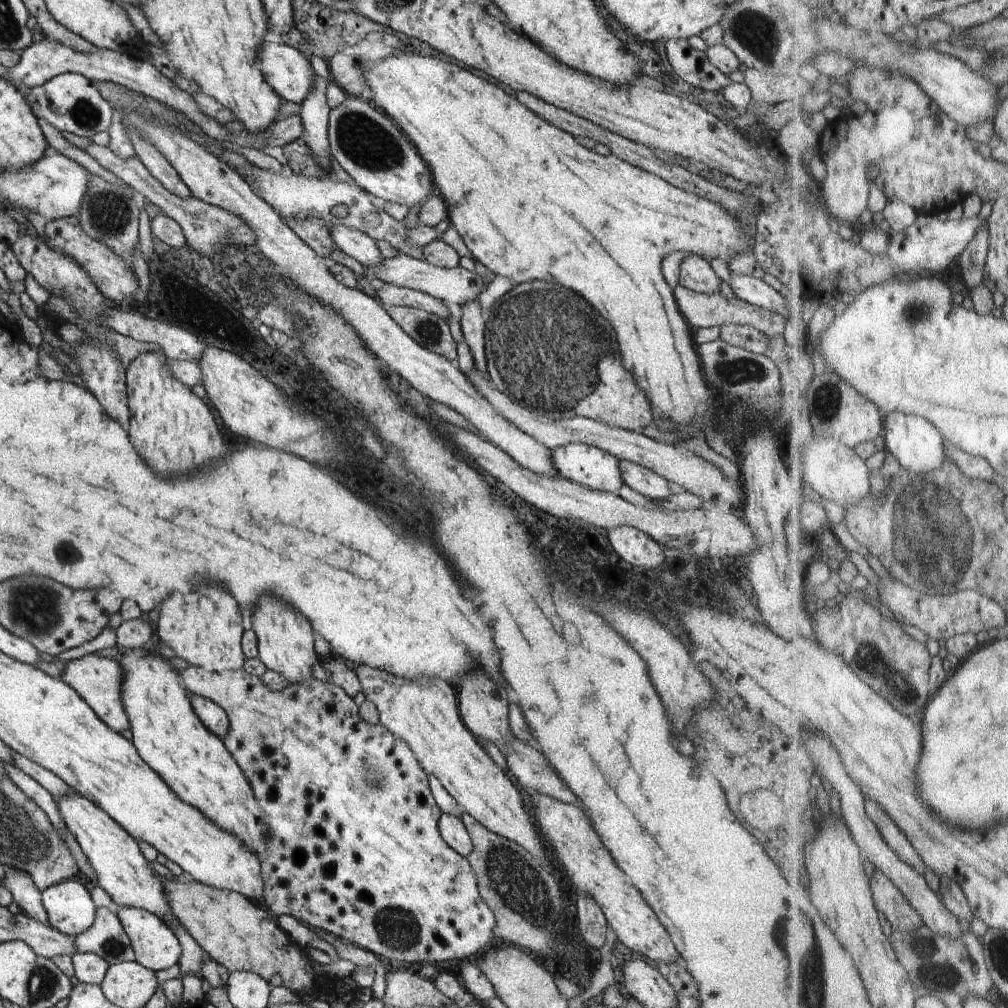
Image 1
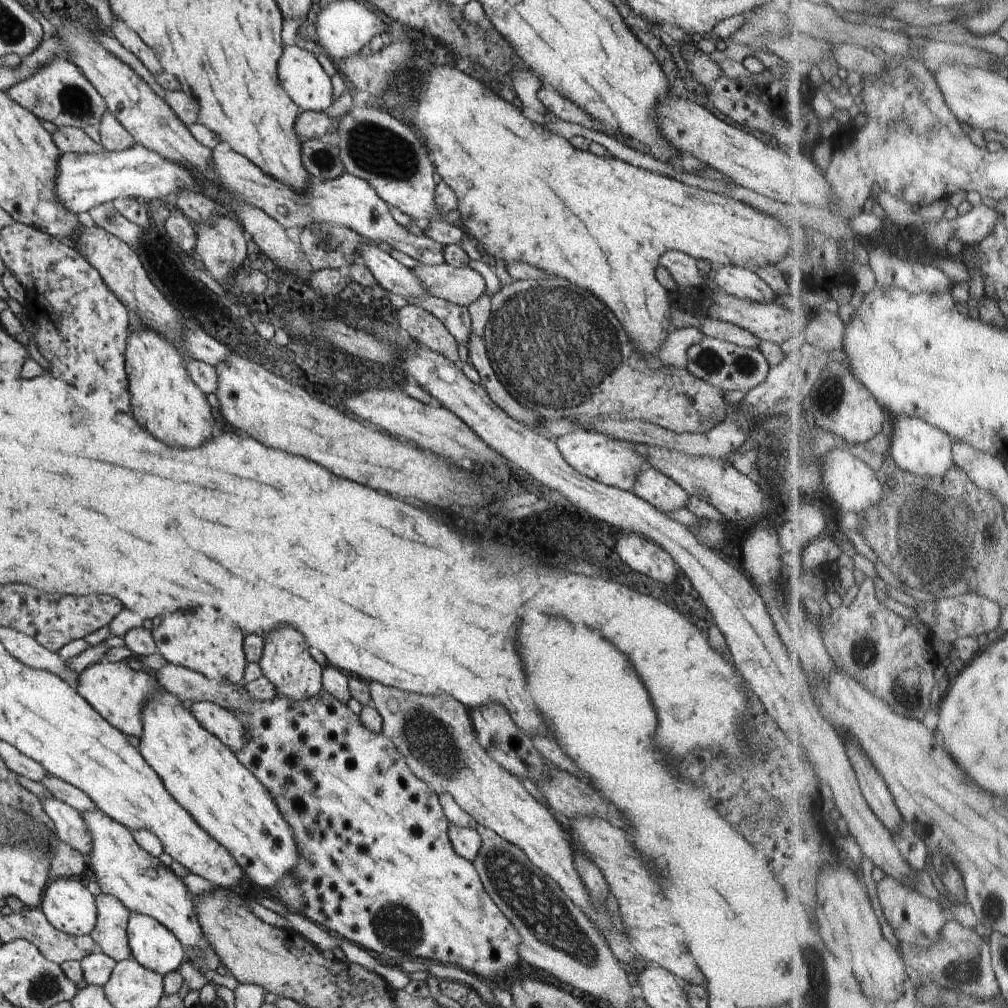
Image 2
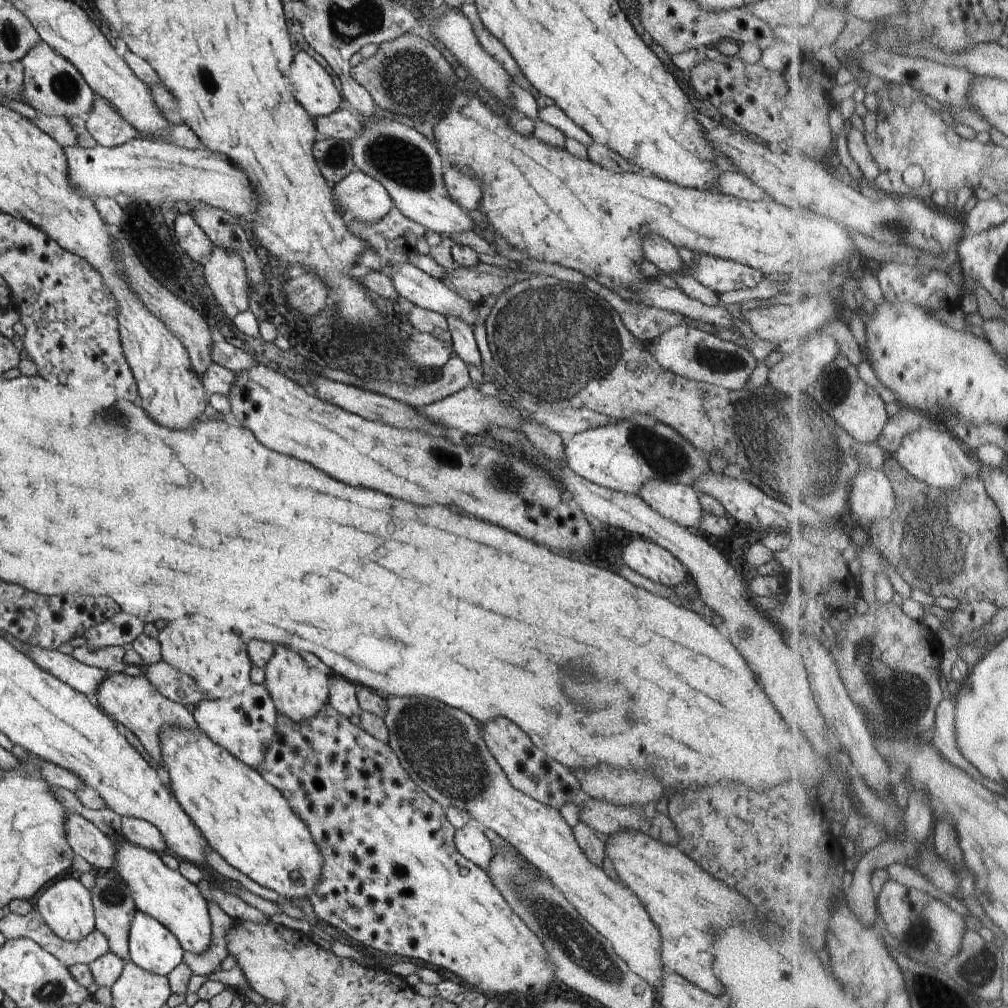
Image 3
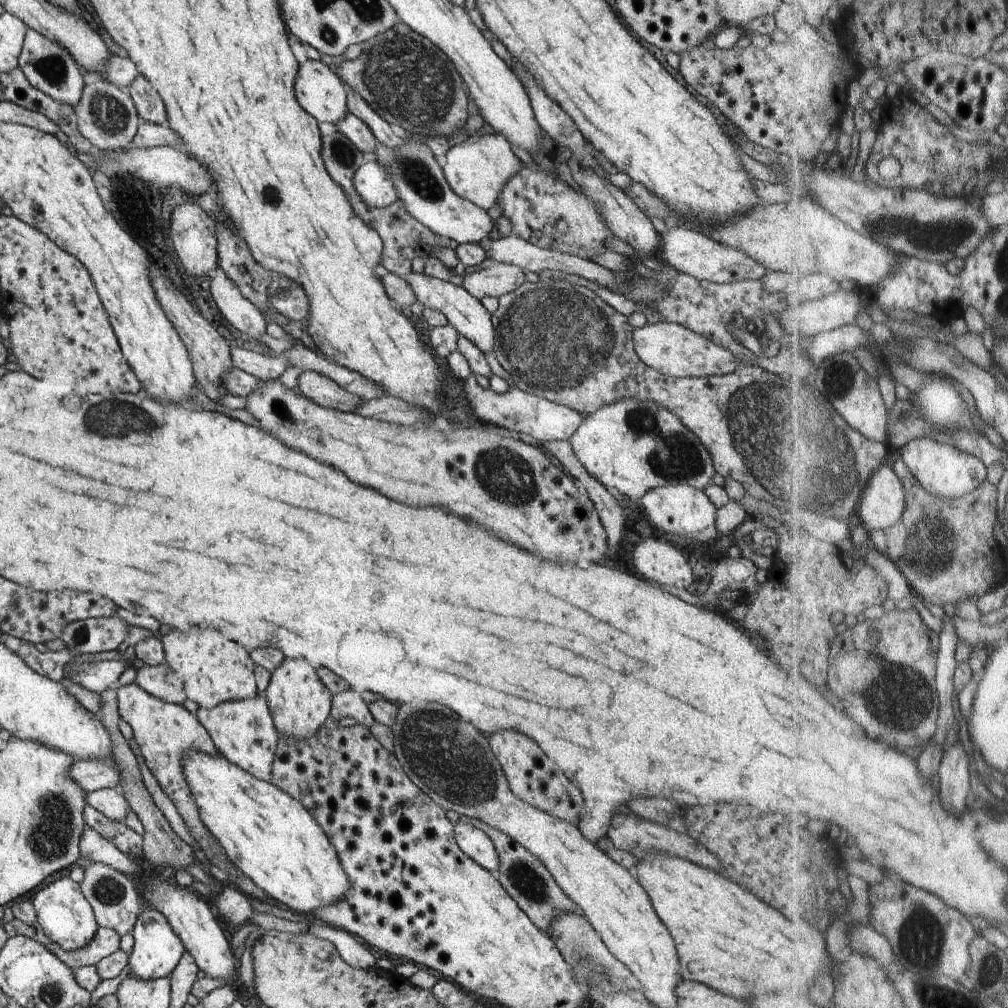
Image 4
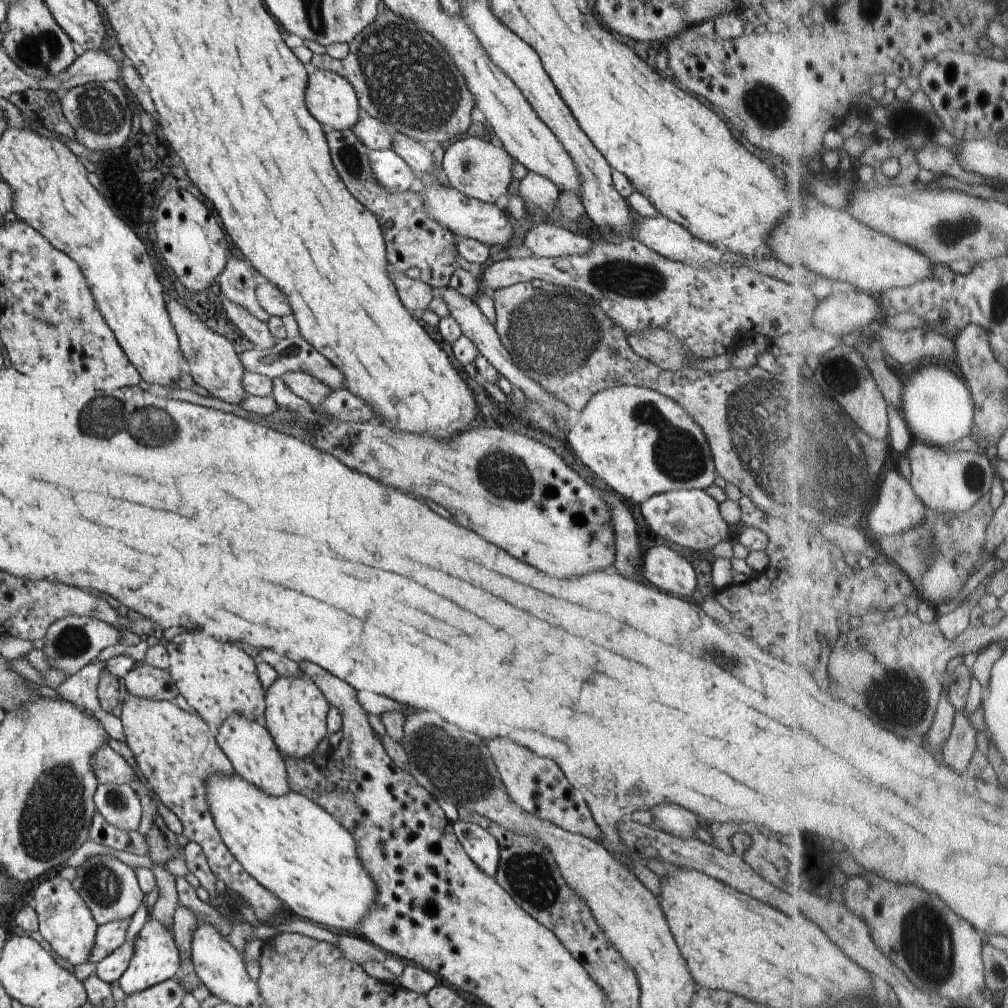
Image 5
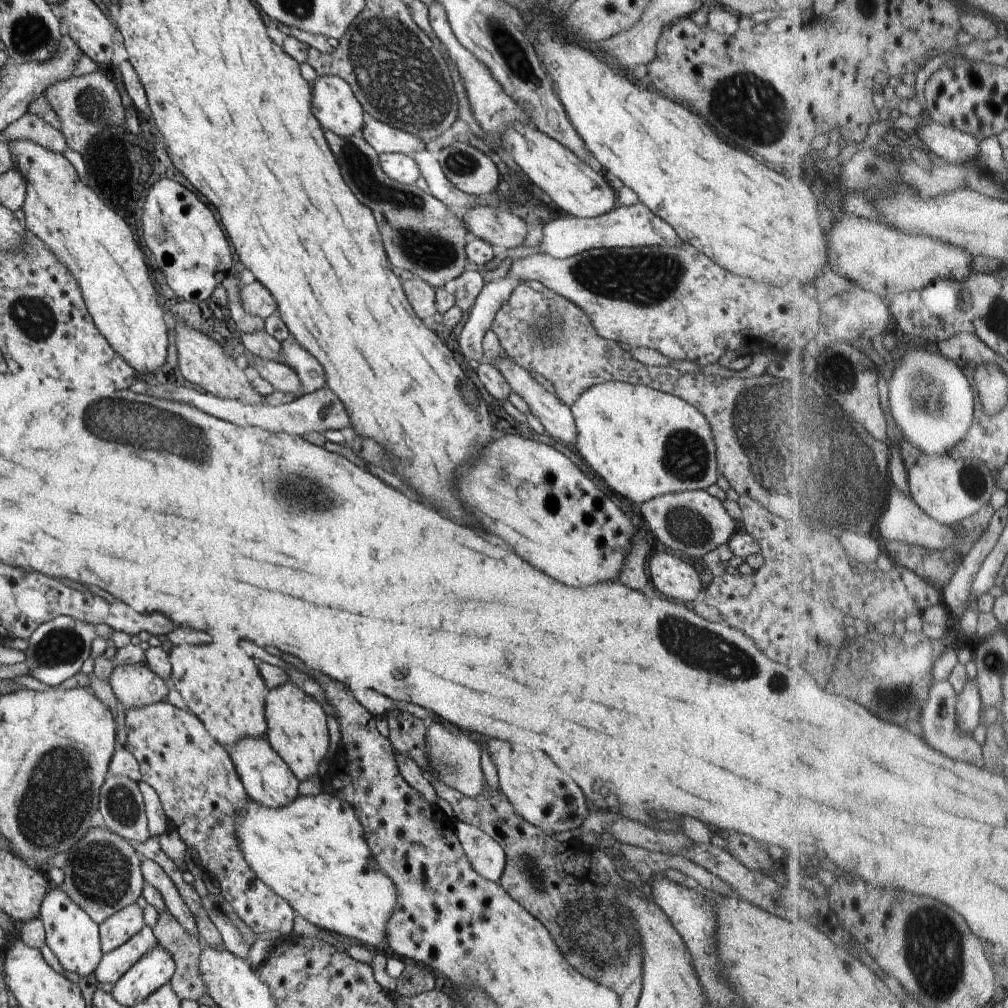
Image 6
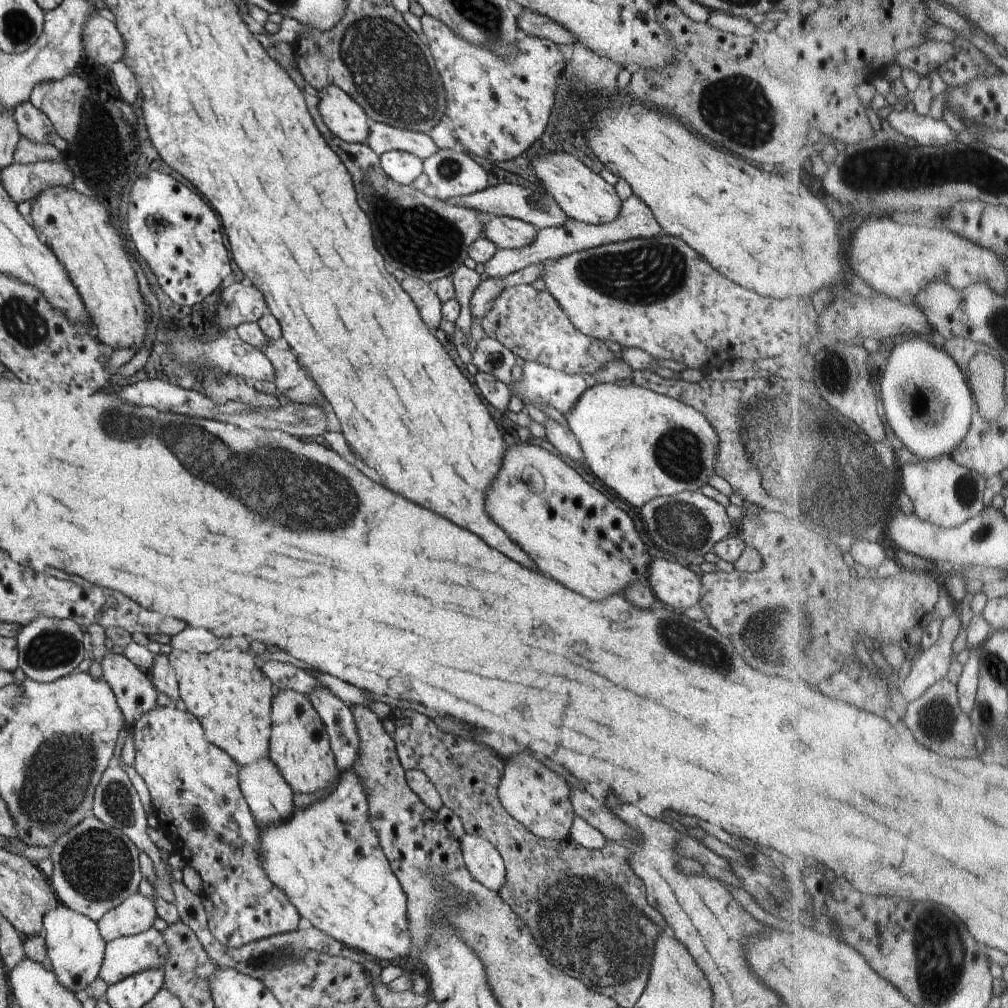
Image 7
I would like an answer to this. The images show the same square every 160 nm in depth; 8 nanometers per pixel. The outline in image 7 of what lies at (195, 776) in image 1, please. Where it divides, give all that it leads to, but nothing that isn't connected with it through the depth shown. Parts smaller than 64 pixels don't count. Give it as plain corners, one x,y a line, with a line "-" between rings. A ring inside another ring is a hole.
354,770
344,771
338,787
327,798
320,798
308,808
296,809
282,824
259,828
260,854
266,876
286,894
301,918
347,948
360,950
378,963
387,964
414,954
414,948
408,928
407,897
380,847
368,810
366,790
358,774

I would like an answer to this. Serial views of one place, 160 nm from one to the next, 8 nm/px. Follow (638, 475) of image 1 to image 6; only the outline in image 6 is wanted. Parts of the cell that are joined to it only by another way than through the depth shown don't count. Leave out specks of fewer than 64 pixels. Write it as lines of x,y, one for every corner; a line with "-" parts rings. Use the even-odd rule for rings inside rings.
706,489
670,493
646,502
640,508
648,528
656,538
672,550
692,558
703,558
716,548
727,544
735,534
736,522
724,509
723,502
711,496

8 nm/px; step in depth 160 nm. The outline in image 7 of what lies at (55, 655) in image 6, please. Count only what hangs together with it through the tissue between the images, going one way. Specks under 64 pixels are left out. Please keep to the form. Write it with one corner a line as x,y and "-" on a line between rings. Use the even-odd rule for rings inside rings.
38,616
30,624
21,627
15,635
18,648
18,667
27,678
40,683
50,683
78,670
84,657
84,634
76,622
70,619

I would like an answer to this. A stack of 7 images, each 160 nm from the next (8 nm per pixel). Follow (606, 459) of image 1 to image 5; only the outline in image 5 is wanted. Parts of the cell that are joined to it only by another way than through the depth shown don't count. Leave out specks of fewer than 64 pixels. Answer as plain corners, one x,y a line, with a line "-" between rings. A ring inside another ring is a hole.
619,385
596,392
582,410
566,442
574,454
620,498
641,505
652,496
678,490
705,490
716,480
715,465
702,428
678,404
660,392
635,385

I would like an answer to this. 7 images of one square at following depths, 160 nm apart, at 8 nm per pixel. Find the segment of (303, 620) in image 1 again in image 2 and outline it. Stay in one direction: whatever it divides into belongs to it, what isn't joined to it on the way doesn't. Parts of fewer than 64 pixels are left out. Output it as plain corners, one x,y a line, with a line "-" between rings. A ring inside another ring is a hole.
278,628
276,632
268,632
264,638
264,649
259,661
263,677
275,687
277,695
287,697
293,701
311,699
318,695
323,688
322,672
324,668
312,658
307,641
296,628

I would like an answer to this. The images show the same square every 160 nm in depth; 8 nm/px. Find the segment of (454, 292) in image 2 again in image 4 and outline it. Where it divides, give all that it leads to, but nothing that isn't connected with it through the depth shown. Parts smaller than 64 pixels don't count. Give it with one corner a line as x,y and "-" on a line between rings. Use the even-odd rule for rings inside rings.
497,263
495,266
463,273
461,284
477,299
496,297
516,290
524,281
524,271
516,265

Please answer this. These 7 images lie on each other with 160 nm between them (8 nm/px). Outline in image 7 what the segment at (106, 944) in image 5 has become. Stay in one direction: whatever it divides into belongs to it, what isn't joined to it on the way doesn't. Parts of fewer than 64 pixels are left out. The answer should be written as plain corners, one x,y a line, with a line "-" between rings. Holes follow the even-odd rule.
132,894
113,910
108,910
97,923
104,943
116,938
138,935
153,928
158,918
154,897

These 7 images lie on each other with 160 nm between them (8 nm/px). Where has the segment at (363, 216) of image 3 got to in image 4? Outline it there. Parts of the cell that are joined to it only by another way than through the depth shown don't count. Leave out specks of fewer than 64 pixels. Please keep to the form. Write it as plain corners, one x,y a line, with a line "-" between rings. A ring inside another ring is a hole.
367,157
353,176
353,185
363,203
369,207
383,209
398,200
391,177
375,158

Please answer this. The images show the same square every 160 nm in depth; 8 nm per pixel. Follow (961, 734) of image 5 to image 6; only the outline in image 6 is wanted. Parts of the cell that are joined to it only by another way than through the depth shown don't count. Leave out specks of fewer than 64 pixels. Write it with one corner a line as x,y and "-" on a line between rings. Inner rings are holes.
978,680
970,682
967,689
961,694
959,702
959,725
964,733
974,734
982,723
982,708
985,700
978,685

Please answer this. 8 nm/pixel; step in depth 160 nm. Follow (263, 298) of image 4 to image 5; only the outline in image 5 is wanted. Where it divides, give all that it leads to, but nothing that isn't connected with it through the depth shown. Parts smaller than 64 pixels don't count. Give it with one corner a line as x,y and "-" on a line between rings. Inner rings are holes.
230,253
224,270
217,279
222,294
232,302
242,308
246,308
252,316
256,316
260,322
268,323
271,318
265,312
256,299
256,280
254,270
250,264
242,258
236,258

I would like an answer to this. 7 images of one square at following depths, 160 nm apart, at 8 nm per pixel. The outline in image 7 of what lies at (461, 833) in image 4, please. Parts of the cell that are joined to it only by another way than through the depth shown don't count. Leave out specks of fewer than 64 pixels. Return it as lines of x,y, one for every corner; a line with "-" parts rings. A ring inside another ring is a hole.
465,834
459,840
466,869
480,885
499,892
506,881
507,871
500,852
484,838

